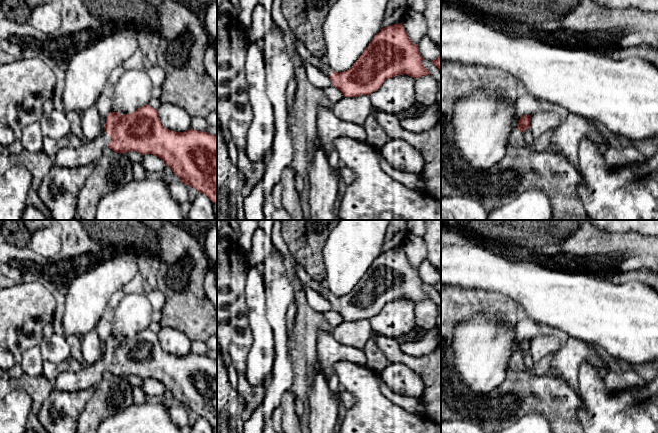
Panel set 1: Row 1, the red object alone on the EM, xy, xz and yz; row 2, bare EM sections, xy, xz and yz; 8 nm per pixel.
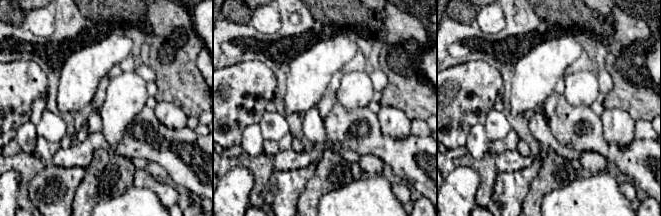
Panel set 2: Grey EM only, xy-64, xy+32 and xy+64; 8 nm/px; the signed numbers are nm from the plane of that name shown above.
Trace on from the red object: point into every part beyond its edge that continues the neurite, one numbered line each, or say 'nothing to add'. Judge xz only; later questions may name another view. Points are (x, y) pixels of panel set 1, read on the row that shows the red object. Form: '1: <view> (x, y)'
1: xz (325, 68)

